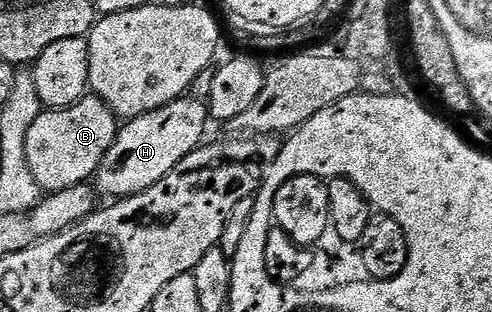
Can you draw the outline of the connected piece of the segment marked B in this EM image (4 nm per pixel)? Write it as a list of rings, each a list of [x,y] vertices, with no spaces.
[[[94,96],[82,98],[69,108],[44,109],[37,120],[33,120],[33,128],[29,128],[25,140],[29,172],[33,172],[33,180],[37,180],[40,191],[54,192],[90,183],[99,170],[105,152],[109,152],[116,133],[114,112]]]

